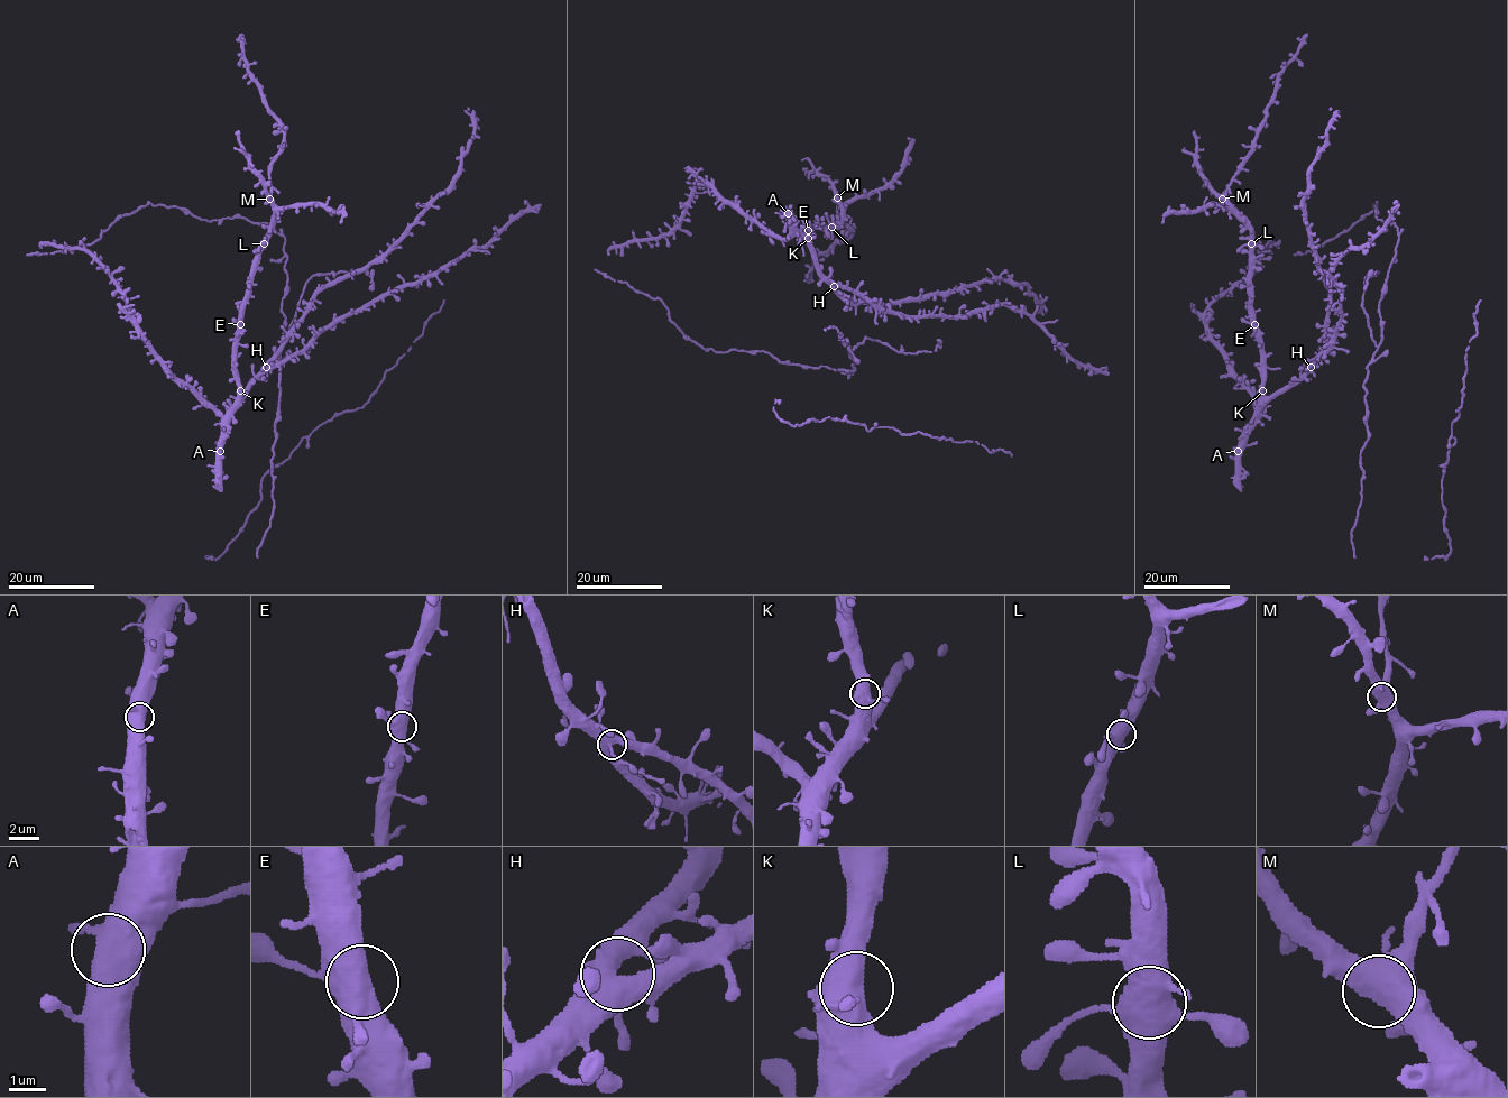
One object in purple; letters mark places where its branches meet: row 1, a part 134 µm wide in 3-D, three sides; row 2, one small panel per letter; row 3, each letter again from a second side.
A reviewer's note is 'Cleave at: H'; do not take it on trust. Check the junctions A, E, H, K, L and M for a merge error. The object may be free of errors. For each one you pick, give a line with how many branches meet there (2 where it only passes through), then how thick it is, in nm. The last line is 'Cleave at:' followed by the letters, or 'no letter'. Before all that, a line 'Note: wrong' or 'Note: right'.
Note: wrong
Cleave at: no letter

